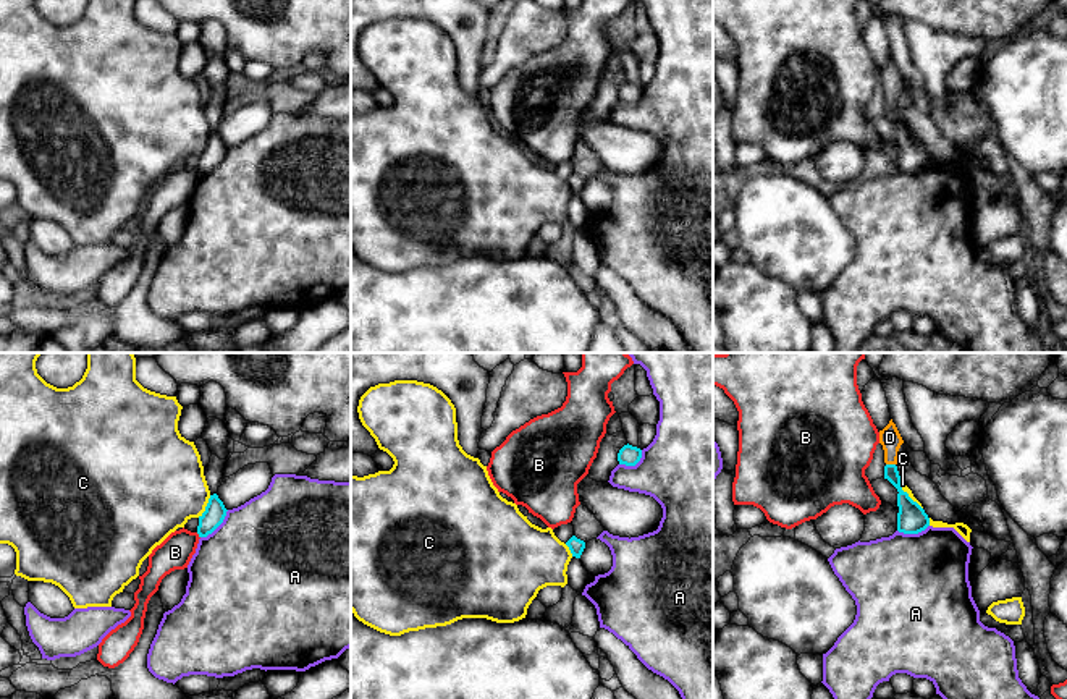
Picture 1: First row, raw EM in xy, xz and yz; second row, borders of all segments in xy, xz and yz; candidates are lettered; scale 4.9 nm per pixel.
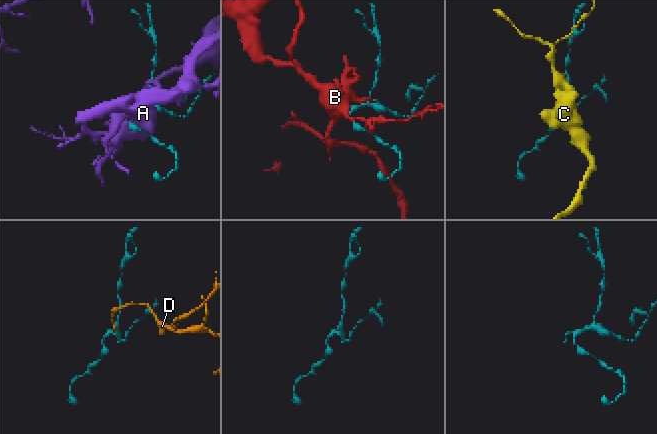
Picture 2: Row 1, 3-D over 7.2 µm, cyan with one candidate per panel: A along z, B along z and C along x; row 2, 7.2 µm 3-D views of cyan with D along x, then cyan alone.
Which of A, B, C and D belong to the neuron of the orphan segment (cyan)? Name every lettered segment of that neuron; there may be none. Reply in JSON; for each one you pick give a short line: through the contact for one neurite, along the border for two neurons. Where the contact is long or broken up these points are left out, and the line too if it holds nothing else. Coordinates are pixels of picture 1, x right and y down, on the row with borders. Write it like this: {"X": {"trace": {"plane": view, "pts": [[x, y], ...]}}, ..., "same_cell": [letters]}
{"D": {"trace": {"plane": "yz", "pts": [[909, 512], [891, 474], [891, 465], [889, 437]]}}, "same_cell": ["D"]}

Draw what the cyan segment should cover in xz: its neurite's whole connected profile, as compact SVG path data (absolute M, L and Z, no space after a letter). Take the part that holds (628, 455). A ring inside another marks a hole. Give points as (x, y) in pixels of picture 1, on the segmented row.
M624 445L618 453L619 464L635 466L642 458L642 450L632 445Z

